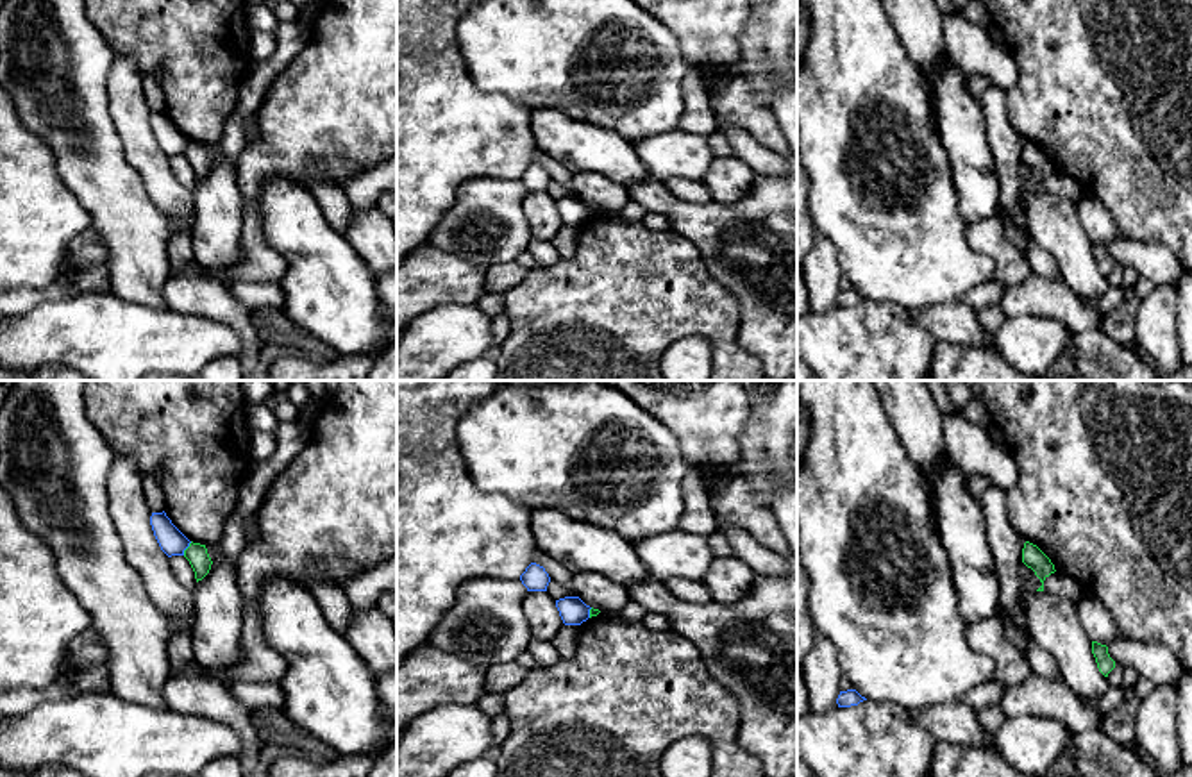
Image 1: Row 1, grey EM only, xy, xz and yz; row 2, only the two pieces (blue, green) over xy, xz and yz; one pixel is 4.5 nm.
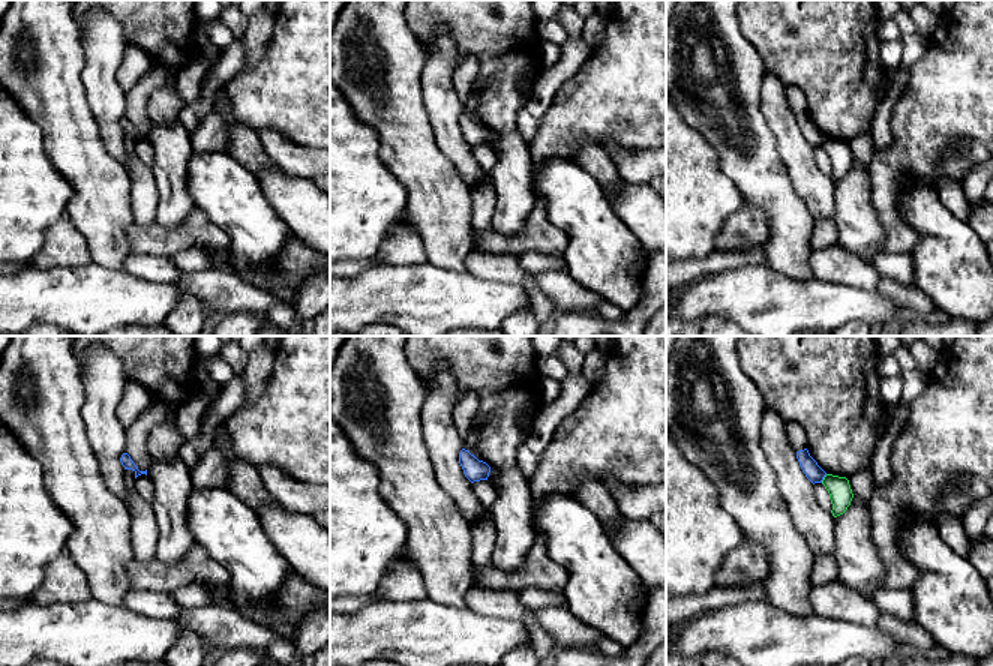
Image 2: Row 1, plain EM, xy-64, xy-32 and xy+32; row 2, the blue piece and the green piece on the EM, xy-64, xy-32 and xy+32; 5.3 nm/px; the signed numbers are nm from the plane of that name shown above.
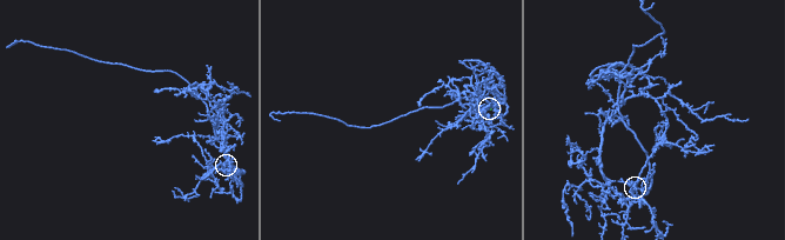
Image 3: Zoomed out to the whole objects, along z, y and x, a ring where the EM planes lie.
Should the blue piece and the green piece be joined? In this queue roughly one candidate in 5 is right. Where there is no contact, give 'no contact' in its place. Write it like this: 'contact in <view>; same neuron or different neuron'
contact in xy; different neuron

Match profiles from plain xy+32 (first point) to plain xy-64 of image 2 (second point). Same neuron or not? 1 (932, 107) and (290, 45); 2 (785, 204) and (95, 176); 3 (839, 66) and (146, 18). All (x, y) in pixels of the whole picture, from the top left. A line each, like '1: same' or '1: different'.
1: same
2: same
3: same

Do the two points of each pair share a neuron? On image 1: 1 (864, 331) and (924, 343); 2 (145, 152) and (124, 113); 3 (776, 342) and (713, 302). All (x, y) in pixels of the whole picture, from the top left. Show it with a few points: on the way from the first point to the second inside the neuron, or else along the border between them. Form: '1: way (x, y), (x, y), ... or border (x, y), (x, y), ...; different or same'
1: way (878, 343), (910, 343); same
2: way (140, 143), (133, 122); same
3: border (717, 283), (735, 299), (738, 342), (756, 358); different

